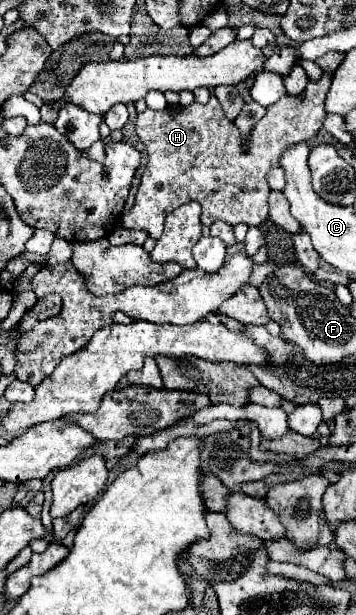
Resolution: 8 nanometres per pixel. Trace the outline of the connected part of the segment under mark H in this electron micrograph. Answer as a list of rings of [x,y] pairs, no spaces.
[[[324,73],[316,83],[310,81],[300,95],[284,95],[278,103],[270,105],[266,115],[252,129],[254,133],[246,151],[242,151],[236,125],[226,119],[216,97],[210,97],[206,105],[170,105],[162,111],[146,109],[140,113],[136,133],[146,147],[148,161],[134,207],[122,217],[122,225],[126,229],[148,231],[150,237],[158,239],[166,215],[190,201],[202,205],[202,225],[208,227],[216,221],[226,221],[230,225],[264,223],[268,217],[270,193],[266,173],[272,165],[278,165],[280,155],[288,145],[316,137],[326,115],[324,99],[330,81],[332,75]]]

